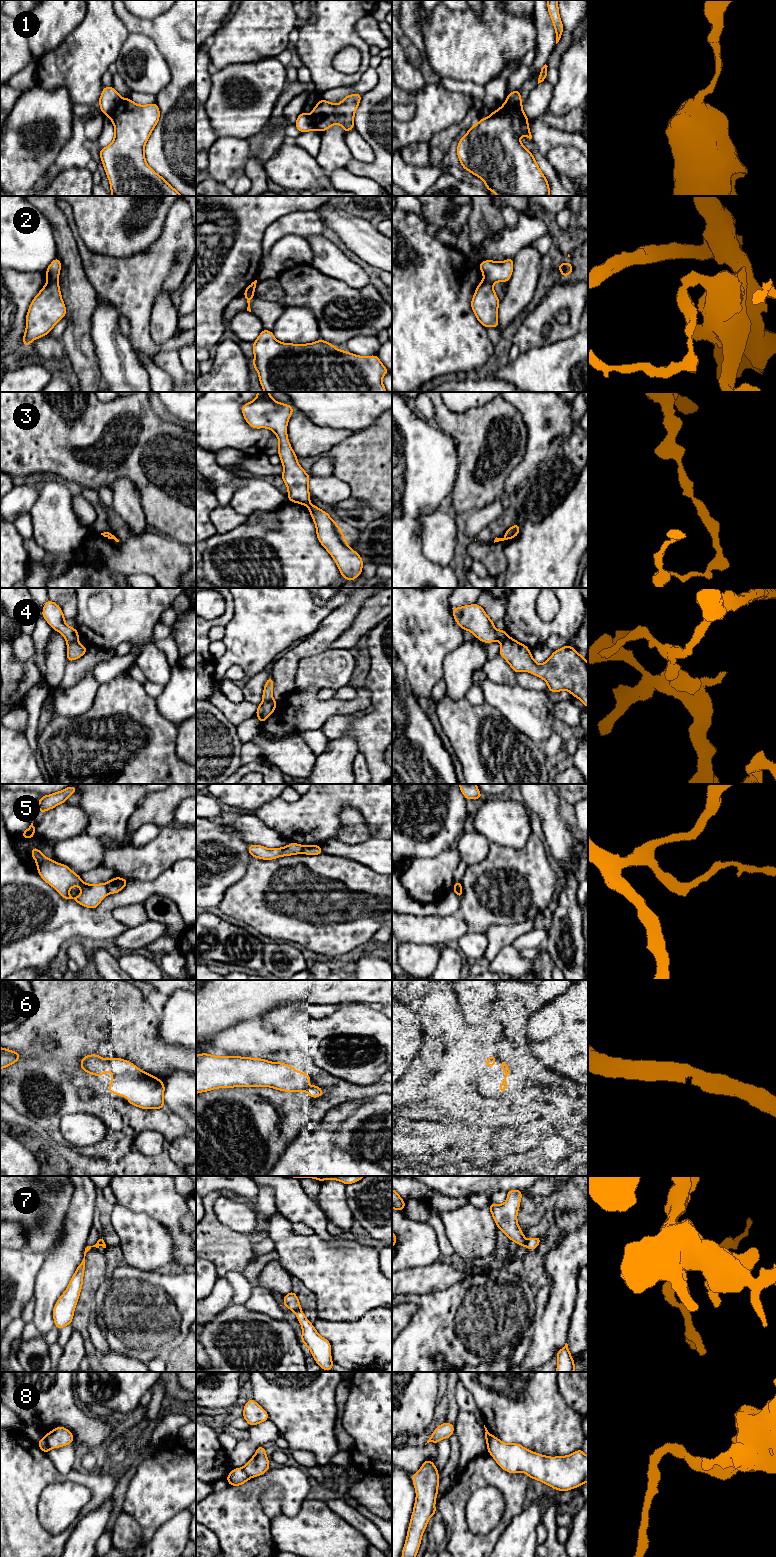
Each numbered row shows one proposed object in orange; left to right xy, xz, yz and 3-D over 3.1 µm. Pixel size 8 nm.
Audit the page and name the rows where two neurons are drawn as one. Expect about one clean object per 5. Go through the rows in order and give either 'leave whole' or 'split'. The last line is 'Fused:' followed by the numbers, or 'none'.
1: split
2: split
3: split
4: split
5: split
6: leave whole
7: split
8: split
Fused: 1, 2, 3, 4, 5, 7, 8

